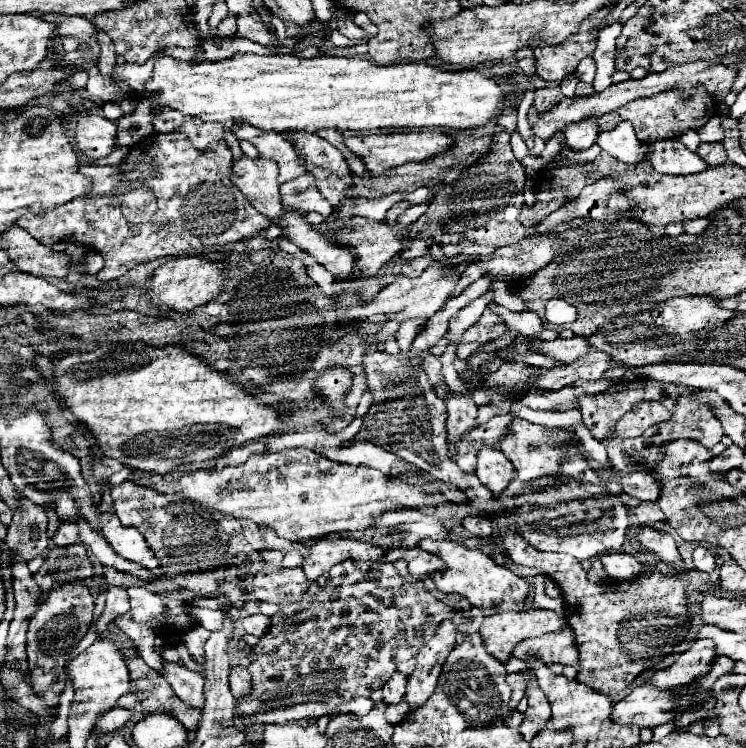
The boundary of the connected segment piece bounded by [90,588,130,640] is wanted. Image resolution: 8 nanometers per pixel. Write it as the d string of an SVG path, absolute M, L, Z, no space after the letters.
M108 588L108 598L106 598L106 606L104 606L104 612L96 618L94 624L90 624L90 628L96 630L96 638L100 640L102 634L108 630L108 626L122 614L126 614L130 610L130 604L128 604L128 596L126 596L126 590L124 588Z

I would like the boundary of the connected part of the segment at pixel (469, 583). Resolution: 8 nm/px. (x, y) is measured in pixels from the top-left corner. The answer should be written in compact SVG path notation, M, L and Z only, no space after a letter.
M420 540L418 548L438 556L444 562L444 570L438 570L432 574L434 584L438 586L440 592L448 592L448 594L462 594L466 596L474 606L484 606L490 608L494 602L498 602L500 610L526 610L524 600L530 592L530 584L516 576L514 572L510 572L504 566L498 566L490 556L478 552L478 550L468 550L462 544L450 542L450 540L440 540L440 546L434 540Z

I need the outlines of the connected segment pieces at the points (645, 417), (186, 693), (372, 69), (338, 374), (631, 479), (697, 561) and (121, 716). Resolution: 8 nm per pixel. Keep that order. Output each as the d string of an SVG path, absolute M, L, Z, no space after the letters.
M642 400L642 402L636 402L634 408L630 412L626 412L616 428L614 428L614 436L620 436L620 438L634 438L638 434L644 434L644 430L652 424L658 424L658 422L664 422L670 418L670 412L660 406L660 402L654 402L654 400Z
M162 660L162 676L168 680L174 694L186 706L190 706L190 708L202 708L204 706L204 698L202 698L204 678L200 672L192 672L184 664L178 664L178 662Z
M236 54L224 64L218 62L178 62L168 56L156 60L154 76L144 86L146 96L158 92L156 102L160 106L170 106L182 114L198 116L202 122L248 122L260 130L306 130L316 132L320 128L336 130L378 130L378 128L480 128L490 122L504 108L506 94L494 78L486 78L480 70L442 70L424 62L410 64L390 64L380 66L366 58L296 58L288 54L258 56L258 54Z
M328 368L324 376L320 376L314 384L314 388L320 394L324 394L332 404L334 416L340 416L344 412L346 406L342 404L342 398L350 386L352 386L352 374L346 368Z
M632 472L622 480L622 490L638 500L656 500L660 486L648 472Z
M698 546L694 550L694 568L700 572L712 572L716 566L714 554L706 546Z
M112 708L112 710L108 710L104 716L100 716L98 718L98 722L96 722L96 730L102 730L102 732L112 732L112 730L116 730L116 728L122 728L128 720L130 720L130 716L132 716L132 712L128 712L128 710L122 710L122 708Z

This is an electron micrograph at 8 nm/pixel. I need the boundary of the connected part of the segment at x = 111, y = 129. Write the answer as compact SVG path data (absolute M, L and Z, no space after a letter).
M82 116L76 128L76 144L90 158L104 158L116 148L117 126L102 116Z

